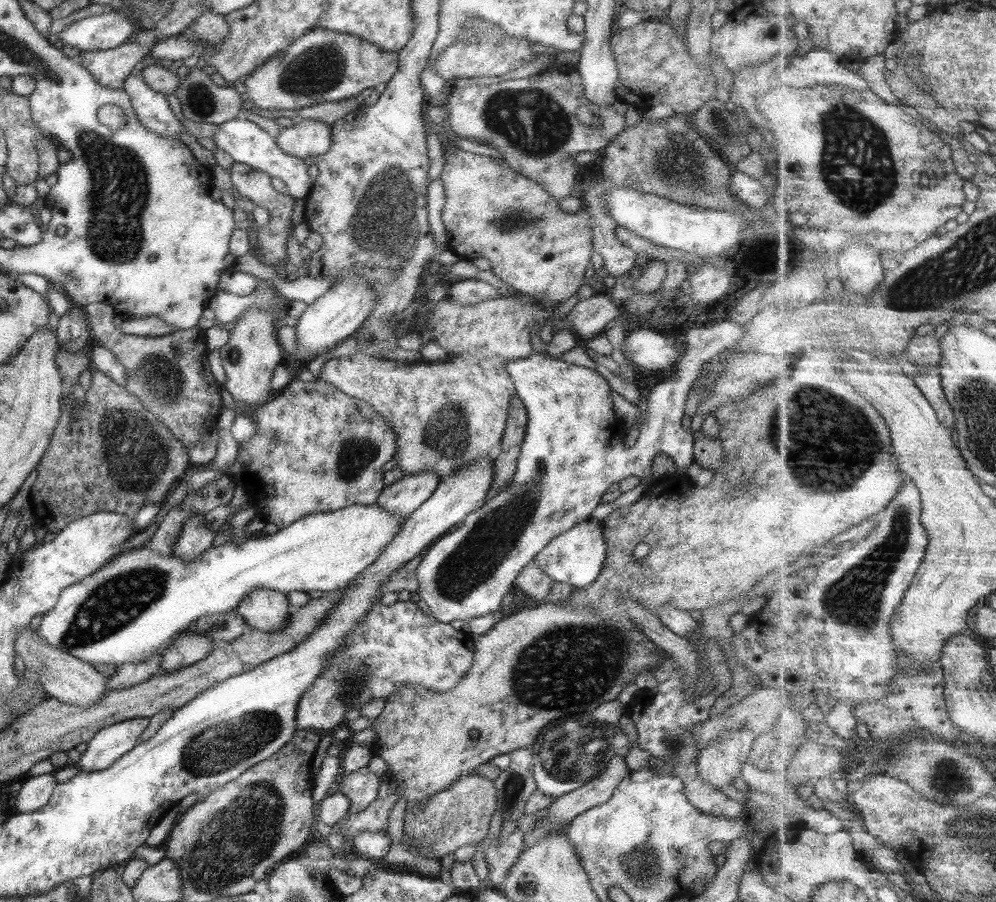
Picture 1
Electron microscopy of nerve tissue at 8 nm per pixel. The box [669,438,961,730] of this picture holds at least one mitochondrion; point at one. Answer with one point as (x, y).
(854, 600)

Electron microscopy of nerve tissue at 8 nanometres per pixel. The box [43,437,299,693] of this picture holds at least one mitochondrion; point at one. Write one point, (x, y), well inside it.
(113, 604)

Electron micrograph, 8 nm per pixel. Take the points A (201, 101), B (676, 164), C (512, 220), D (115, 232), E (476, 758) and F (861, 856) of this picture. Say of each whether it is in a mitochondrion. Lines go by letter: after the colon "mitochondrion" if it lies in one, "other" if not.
A: mitochondrion
B: mitochondrion
C: mitochondrion
D: mitochondrion
E: other
F: other

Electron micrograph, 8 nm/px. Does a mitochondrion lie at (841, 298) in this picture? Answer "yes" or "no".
no

